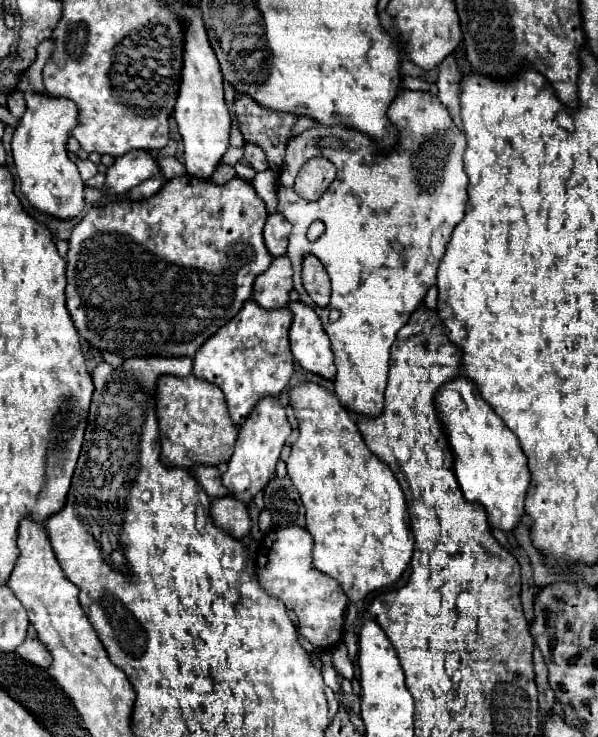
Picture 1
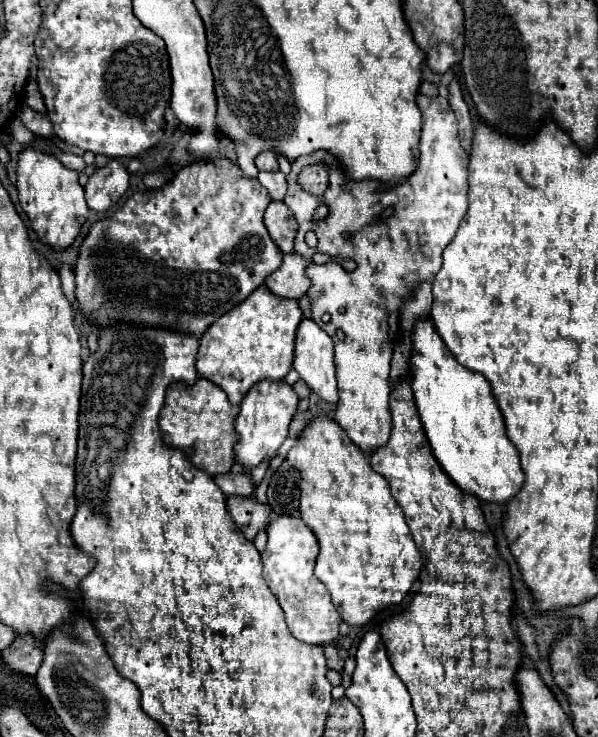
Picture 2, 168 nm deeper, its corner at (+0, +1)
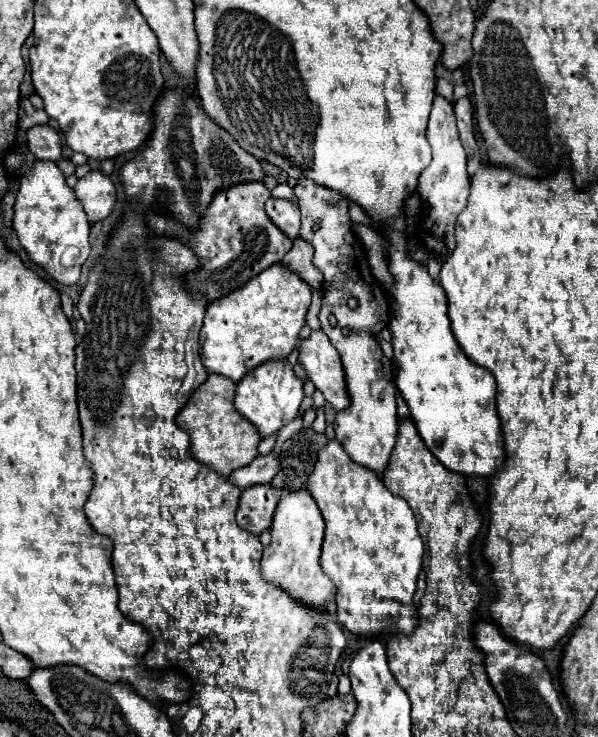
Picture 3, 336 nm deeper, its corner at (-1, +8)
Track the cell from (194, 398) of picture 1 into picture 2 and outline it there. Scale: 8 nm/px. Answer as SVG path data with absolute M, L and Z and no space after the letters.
M200 378L194 386L172 384L170 390L166 392L166 402L160 414L162 438L168 446L182 450L196 468L202 468L210 476L226 474L236 462L234 460L236 414L238 414L238 406L232 406L224 390L208 382L206 378Z

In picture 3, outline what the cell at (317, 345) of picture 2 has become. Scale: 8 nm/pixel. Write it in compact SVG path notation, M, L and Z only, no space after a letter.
M321 329L311 331L311 335L299 343L297 351L301 367L307 371L307 377L313 381L313 385L325 395L327 403L331 403L335 411L345 409L349 405L345 373L339 353L327 335Z

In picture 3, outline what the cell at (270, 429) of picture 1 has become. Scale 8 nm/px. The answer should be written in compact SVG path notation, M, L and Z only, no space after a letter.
M269 361L245 375L241 383L237 383L235 393L235 409L255 425L261 439L277 433L281 427L291 423L299 413L299 405L303 401L303 381L295 377L291 365L287 361Z

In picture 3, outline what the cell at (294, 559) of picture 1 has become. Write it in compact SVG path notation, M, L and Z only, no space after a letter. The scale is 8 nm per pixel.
M307 491L285 495L275 511L271 525L271 543L263 551L261 573L267 581L289 593L295 601L305 605L313 615L327 615L325 605L335 599L335 585L319 567L321 543L323 543L323 517L317 503Z

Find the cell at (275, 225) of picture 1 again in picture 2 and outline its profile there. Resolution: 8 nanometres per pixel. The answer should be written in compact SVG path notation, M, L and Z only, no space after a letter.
M270 202L268 204L266 214L264 214L264 224L266 224L272 240L280 246L282 252L290 252L294 248L296 218L284 202Z

